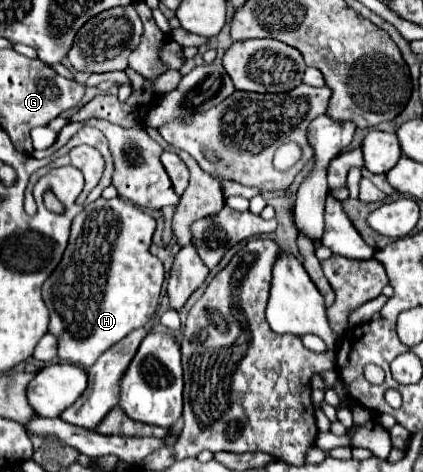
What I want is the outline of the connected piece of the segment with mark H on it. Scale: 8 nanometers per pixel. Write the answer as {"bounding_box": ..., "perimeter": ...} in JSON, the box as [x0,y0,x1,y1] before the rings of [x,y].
{"bounding_box":[43,197,163,369],"perimeter":[[[99,197],[95,203],[85,205],[85,209],[73,219],[67,251],[43,285],[43,301],[51,313],[49,333],[59,339],[61,361],[89,369],[101,353],[121,341],[129,331],[143,327],[153,317],[163,285],[163,263],[149,251],[155,227],[157,223],[151,215],[121,197]]]}

